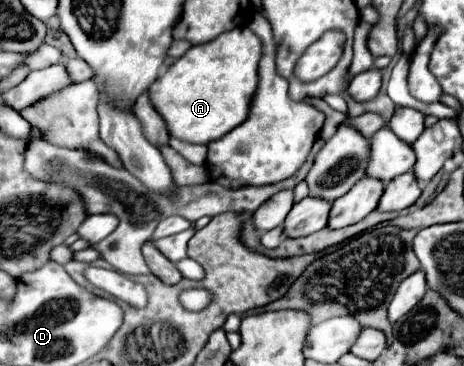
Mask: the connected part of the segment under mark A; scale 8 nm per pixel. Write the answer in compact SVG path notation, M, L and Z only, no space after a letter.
M236 27L210 43L192 45L148 89L152 105L168 123L170 135L206 145L242 125L250 115L250 103L258 87L260 59L262 41L248 27Z

